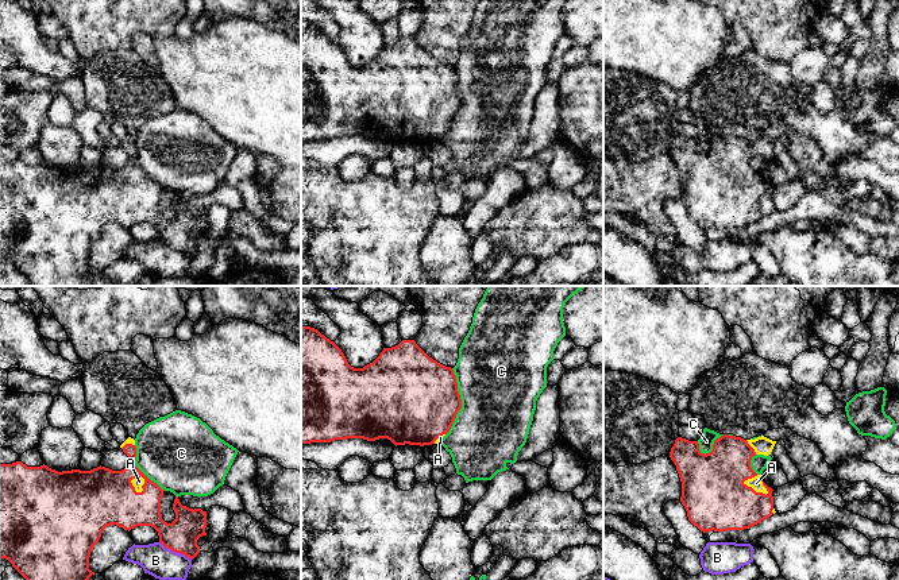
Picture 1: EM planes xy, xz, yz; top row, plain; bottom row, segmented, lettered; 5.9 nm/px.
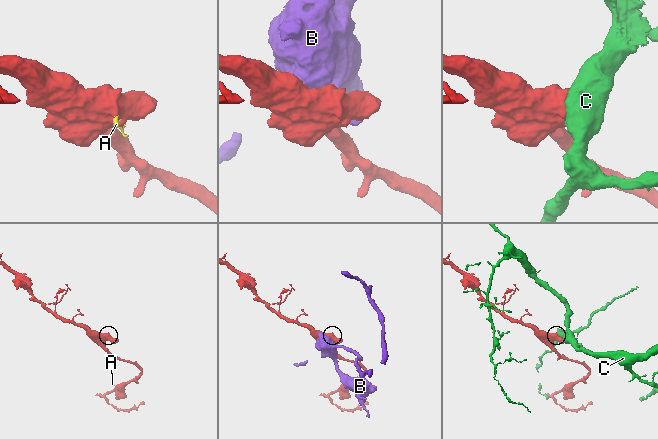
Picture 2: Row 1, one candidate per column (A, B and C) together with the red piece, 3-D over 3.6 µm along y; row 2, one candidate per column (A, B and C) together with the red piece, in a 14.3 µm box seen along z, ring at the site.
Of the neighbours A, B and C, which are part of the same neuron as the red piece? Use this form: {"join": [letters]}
{"join": ["A"]}

